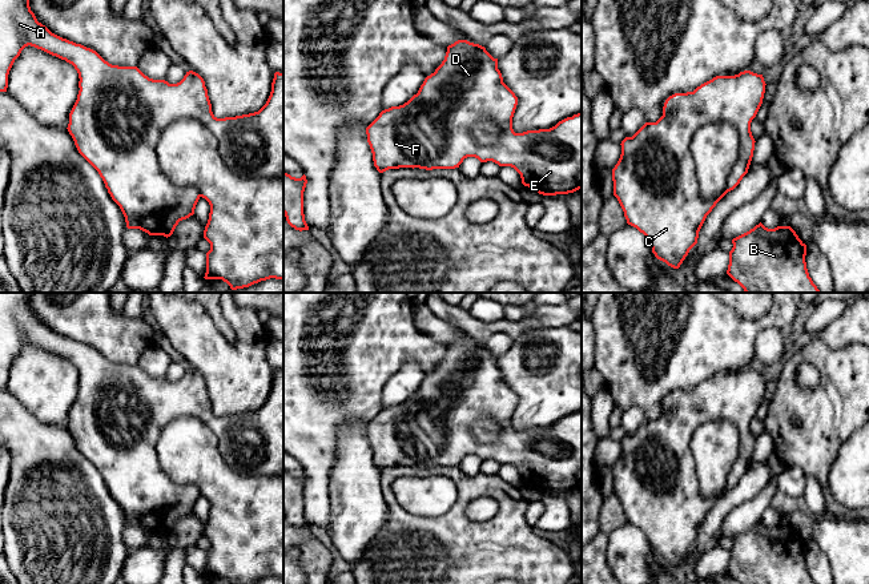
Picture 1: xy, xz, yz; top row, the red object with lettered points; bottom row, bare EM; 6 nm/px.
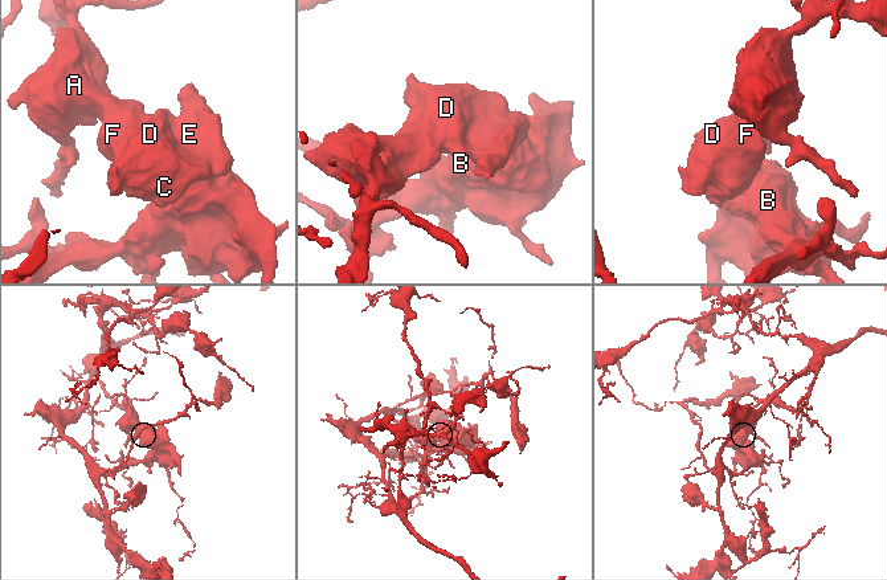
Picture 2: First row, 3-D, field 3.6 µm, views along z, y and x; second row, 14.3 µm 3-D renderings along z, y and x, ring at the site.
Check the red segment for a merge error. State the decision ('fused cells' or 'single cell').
single cell

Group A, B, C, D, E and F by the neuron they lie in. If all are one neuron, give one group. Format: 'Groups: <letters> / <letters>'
Groups: A B C D E F

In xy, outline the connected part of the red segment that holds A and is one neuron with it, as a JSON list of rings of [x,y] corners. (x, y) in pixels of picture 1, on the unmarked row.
[[[0,293],[0,390],[7,390],[9,368],[21,349],[28,343],[65,358],[77,368],[80,388],[69,411],[67,427],[79,451],[98,470],[112,498],[120,504],[128,527],[140,527],[149,533],[164,533],[168,536],[173,532],[180,519],[194,512],[196,503],[202,495],[210,503],[209,517],[204,528],[204,536],[210,541],[210,548],[206,551],[206,571],[204,576],[222,577],[229,584],[252,584],[270,576],[283,577],[283,371],[274,371],[270,394],[258,410],[217,416],[212,410],[205,379],[198,371],[189,368],[180,380],[169,382],[165,378],[149,376],[137,365],[112,363],[96,349],[63,337],[39,321],[31,309],[28,293]]]

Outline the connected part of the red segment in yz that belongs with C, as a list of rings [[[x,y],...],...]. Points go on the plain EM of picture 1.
[[[751,368],[735,374],[716,374],[693,390],[669,394],[664,400],[663,414],[656,420],[645,420],[632,435],[621,439],[621,452],[612,467],[613,494],[627,521],[647,535],[655,555],[668,564],[680,565],[697,541],[707,513],[748,471],[756,440],[751,420],[763,402],[765,383],[763,372]]]

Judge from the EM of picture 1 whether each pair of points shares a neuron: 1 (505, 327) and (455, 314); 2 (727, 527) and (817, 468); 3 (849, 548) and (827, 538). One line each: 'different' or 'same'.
1: same
2: different
3: same

